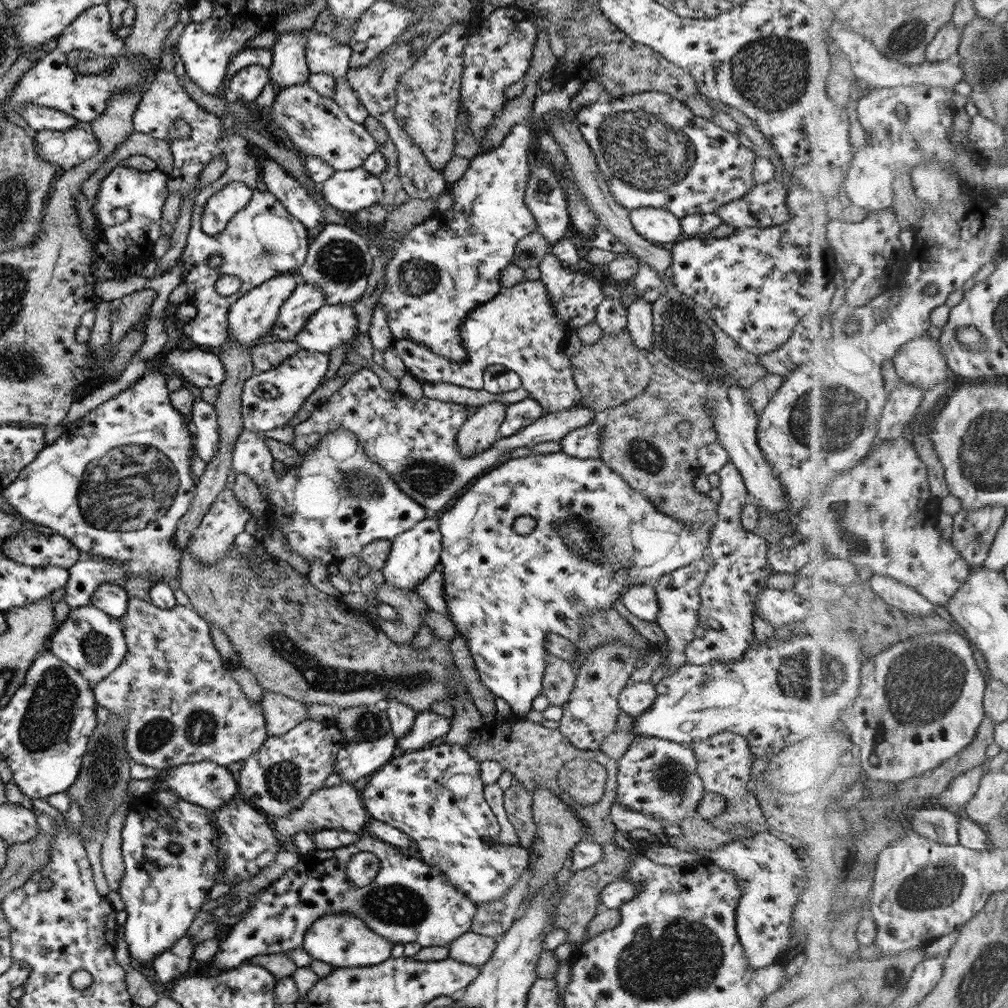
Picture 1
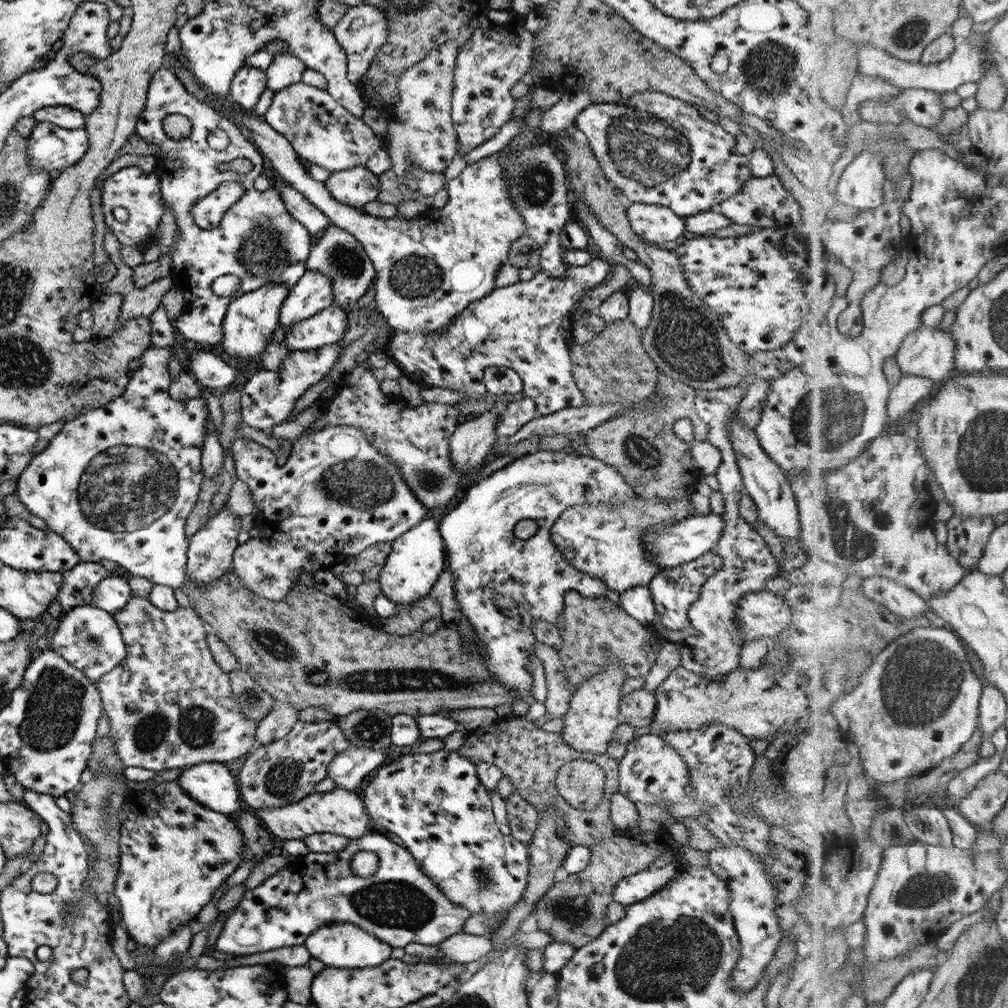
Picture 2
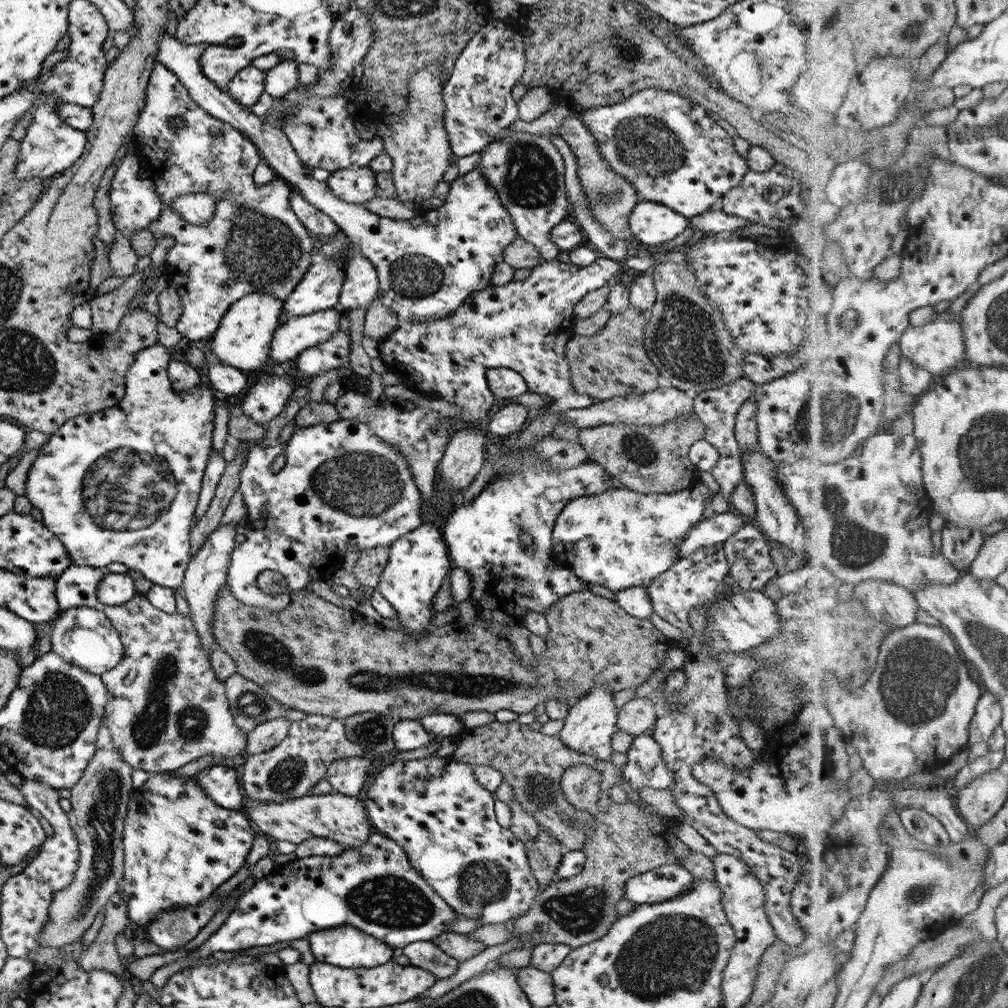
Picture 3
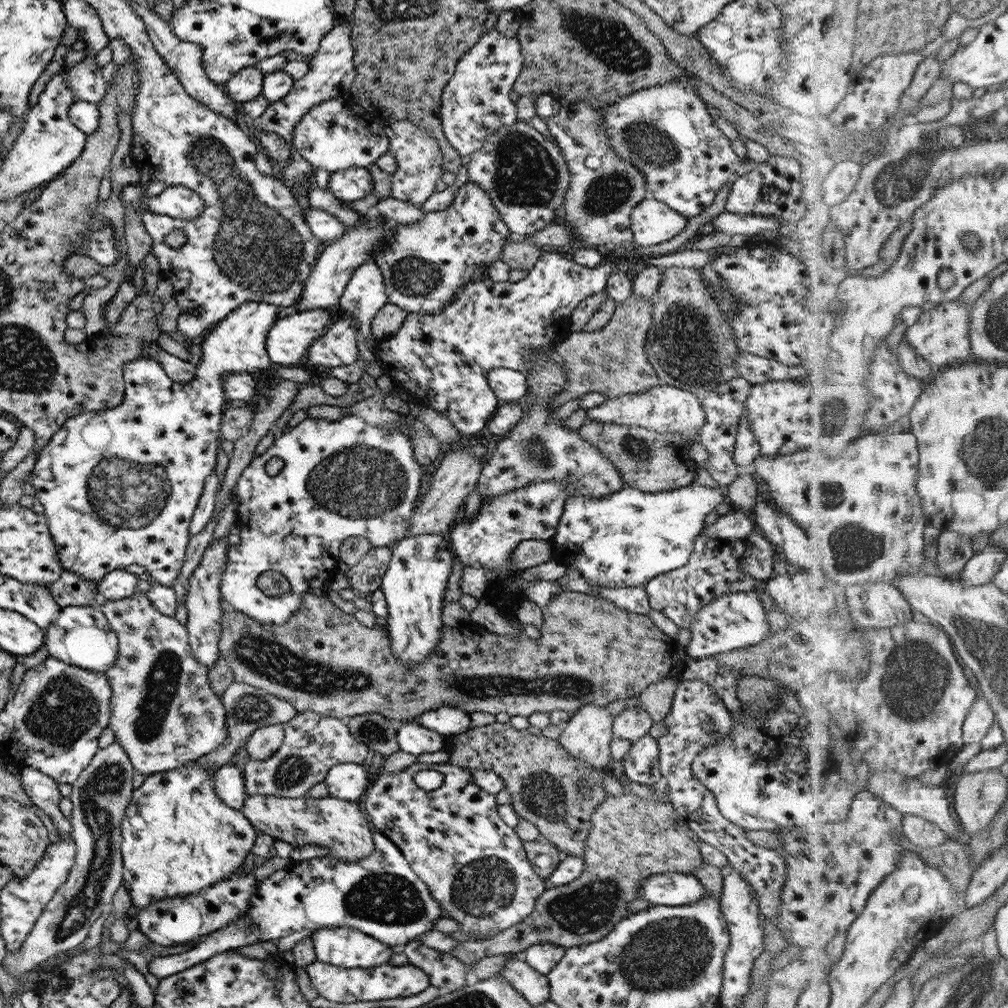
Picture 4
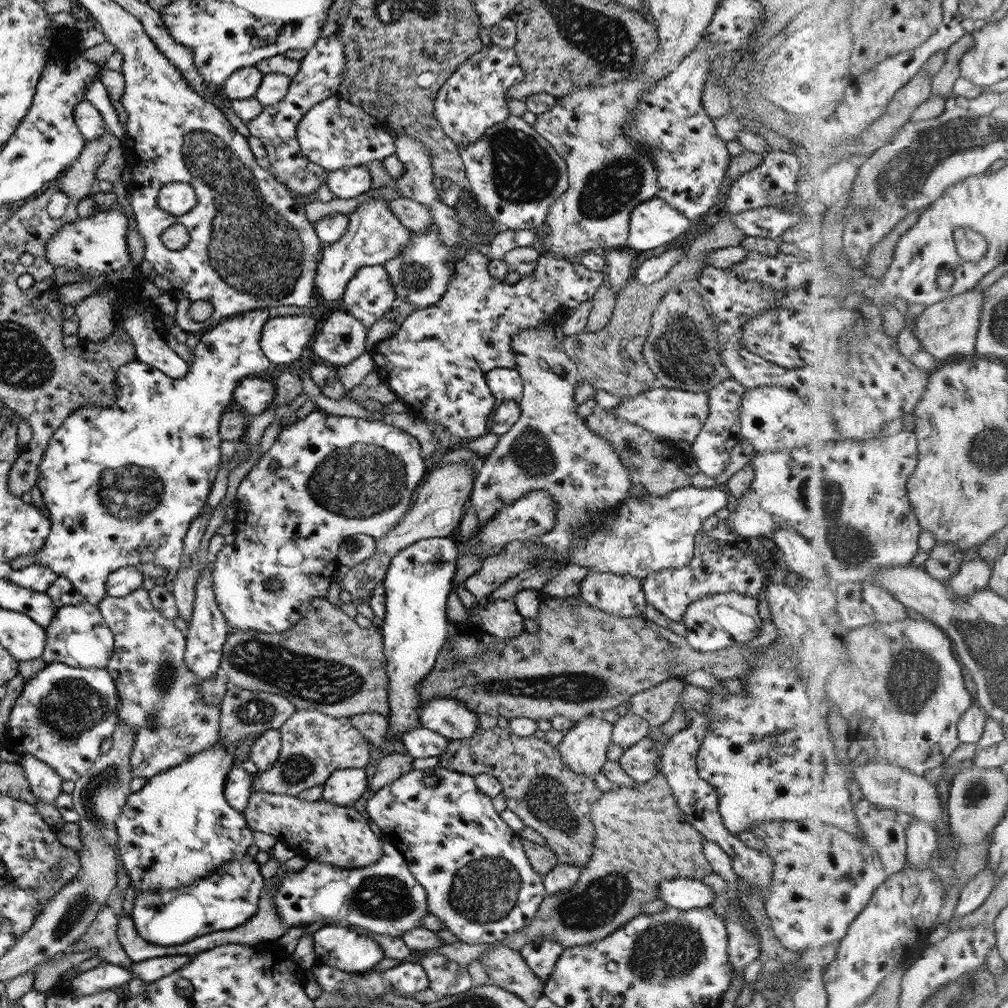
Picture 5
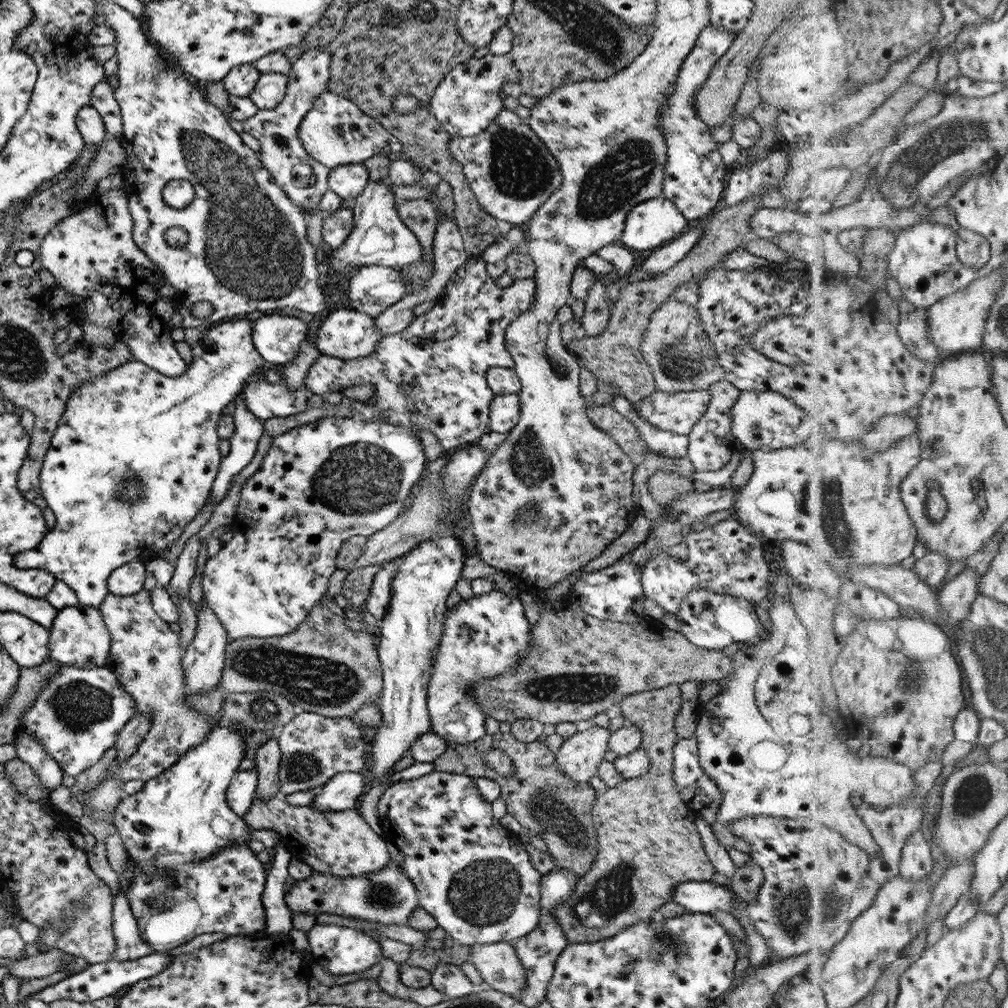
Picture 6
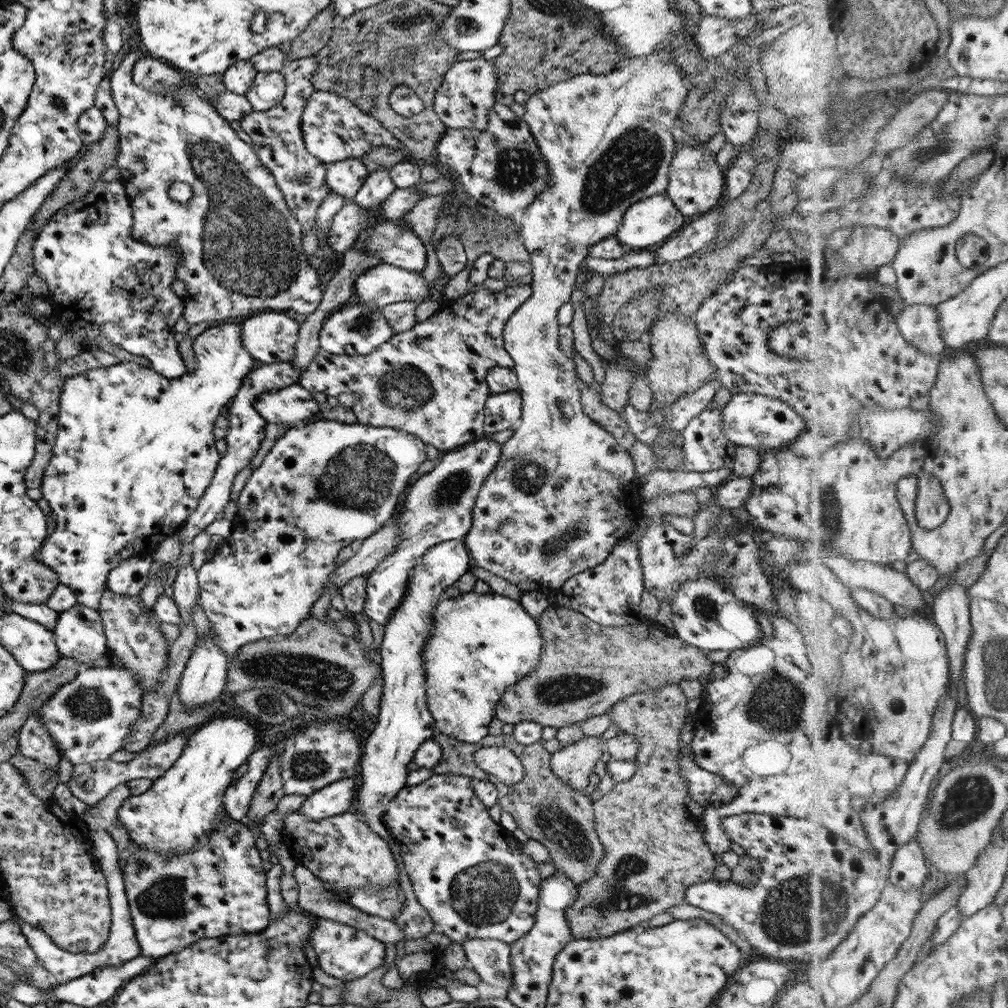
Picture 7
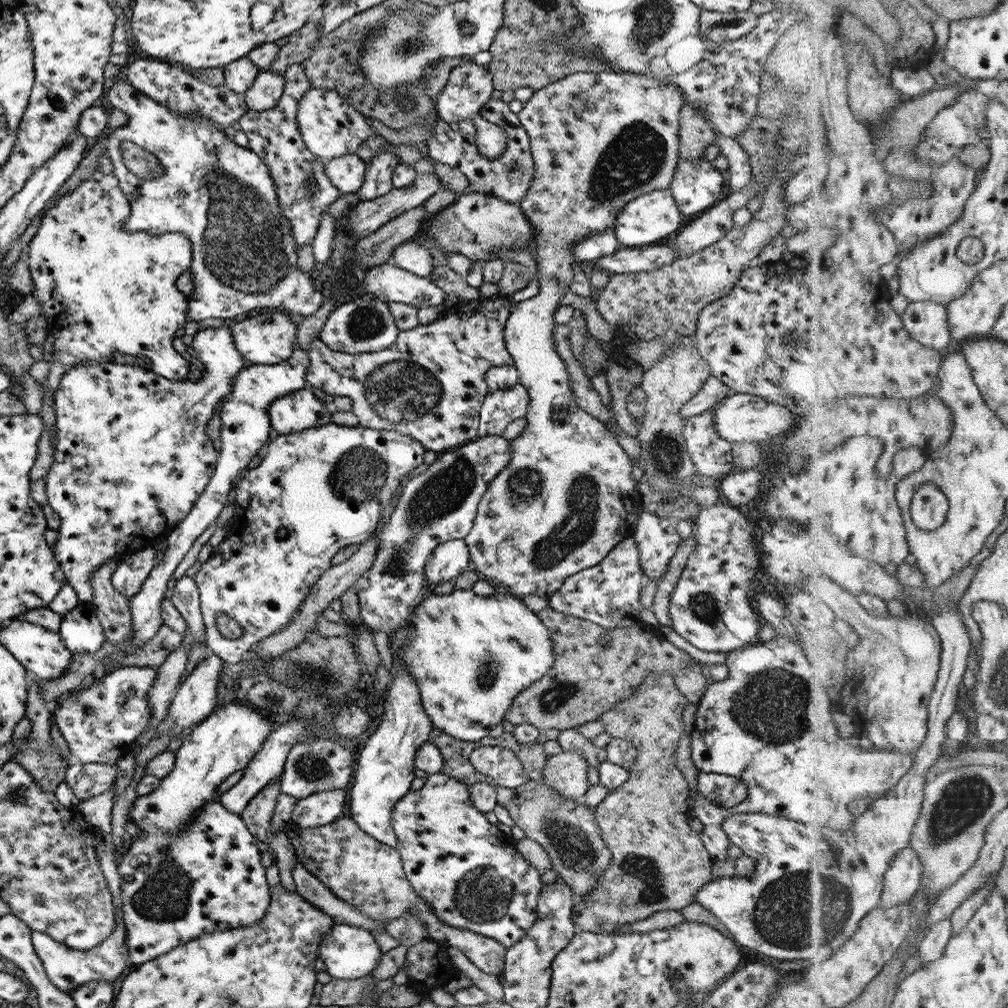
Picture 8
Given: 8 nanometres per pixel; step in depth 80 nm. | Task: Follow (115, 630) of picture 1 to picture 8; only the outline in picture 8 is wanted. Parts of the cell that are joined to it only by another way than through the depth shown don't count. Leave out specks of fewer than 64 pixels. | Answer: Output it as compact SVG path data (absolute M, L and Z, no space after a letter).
M80 602L61 616L57 634L71 654L95 653L105 640L92 607Z

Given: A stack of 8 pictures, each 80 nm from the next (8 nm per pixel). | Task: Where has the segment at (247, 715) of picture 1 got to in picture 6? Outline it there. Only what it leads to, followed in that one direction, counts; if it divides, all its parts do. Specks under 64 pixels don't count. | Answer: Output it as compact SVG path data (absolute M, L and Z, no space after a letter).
M142 589L137 594L127 596L115 596L108 593L97 610L105 629L109 632L109 640L111 640L105 666L115 673L122 689L132 698L135 712L150 712L152 721L149 732L145 734L145 738L141 740L141 743L136 746L135 752L125 762L113 763L111 769L106 763L98 763L75 776L75 782L68 788L73 795L88 793L97 786L97 782L103 782L107 777L119 779L123 783L130 780L149 780L175 764L187 750L203 743L205 737L209 735L211 727L215 726L209 715L197 713L185 705L187 694L184 693L184 676L180 666L179 636L175 632L171 632L169 625L160 620L152 611L149 591Z

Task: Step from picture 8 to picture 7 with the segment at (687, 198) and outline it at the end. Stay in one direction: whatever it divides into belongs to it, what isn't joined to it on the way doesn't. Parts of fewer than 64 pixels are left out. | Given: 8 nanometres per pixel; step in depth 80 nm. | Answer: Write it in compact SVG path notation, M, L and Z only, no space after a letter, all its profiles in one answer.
M675 143L675 154L668 168L668 182L666 190L667 197L673 202L673 206L683 216L693 216L693 214L703 214L716 208L724 197L724 169L715 162L715 155L709 154L704 144L693 144L693 146L685 146L685 144Z

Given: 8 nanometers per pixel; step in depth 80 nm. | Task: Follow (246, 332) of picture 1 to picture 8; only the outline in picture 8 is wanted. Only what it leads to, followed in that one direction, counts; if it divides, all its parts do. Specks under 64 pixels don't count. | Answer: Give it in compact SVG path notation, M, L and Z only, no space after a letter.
M229 327L205 328L197 330L192 337L192 349L196 352L199 362L202 362L202 373L200 378L195 381L183 379L170 381L166 378L159 377L153 371L143 367L117 364L111 361L106 363L95 363L95 365L72 365L65 369L63 376L58 382L57 389L54 391L54 429L56 430L56 444L52 454L51 466L47 469L44 476L47 504L57 514L59 527L56 530L55 543L50 546L52 556L55 562L59 564L60 571L63 573L65 583L76 593L80 603L91 602L90 574L101 566L106 560L114 556L125 557L129 553L135 553L138 550L155 546L157 541L166 538L170 529L189 512L194 506L197 497L204 491L207 486L209 477L214 471L216 465L217 449L211 445L211 439L206 433L207 421L215 414L217 406L225 399L225 396L231 393L231 386L236 374L247 366L241 353L235 348L232 334Z

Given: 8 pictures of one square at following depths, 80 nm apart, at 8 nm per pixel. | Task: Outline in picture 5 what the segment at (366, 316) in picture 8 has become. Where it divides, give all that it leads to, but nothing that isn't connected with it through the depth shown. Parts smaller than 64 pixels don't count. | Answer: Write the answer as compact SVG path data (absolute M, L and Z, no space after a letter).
M333 311L314 334L309 349L317 361L346 365L364 351L366 332L362 322L354 316Z

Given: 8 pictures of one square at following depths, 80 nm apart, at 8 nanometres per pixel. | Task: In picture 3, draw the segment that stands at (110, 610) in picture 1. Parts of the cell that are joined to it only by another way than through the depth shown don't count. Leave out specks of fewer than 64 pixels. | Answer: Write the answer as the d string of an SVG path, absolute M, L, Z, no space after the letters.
M109 573L98 579L96 600L100 606L119 606L127 603L136 594L132 573Z

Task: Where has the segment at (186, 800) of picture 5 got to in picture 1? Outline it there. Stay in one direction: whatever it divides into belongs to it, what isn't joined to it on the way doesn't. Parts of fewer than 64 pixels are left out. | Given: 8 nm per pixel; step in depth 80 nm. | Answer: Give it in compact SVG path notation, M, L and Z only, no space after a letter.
M155 790L135 798L135 801L131 799L129 813L120 830L123 878L117 893L126 912L123 928L128 956L135 958L139 964L147 964L183 937L195 913L206 900L207 891L219 882L223 865L216 848L218 838L214 818L207 809L185 802L168 790Z

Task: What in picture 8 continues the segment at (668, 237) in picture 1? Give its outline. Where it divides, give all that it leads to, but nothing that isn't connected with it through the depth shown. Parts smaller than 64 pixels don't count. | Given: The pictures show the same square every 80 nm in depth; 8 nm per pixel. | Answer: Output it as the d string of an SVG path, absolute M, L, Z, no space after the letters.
M669 188L655 190L630 200L617 213L612 231L621 248L643 248L663 241L666 236L675 234L681 227L682 214L671 197Z

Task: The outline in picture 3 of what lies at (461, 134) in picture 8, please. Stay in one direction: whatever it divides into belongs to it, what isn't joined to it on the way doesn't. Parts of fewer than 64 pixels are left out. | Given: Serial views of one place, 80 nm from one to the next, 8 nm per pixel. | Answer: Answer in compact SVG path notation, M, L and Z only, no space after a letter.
M509 131L481 150L476 168L489 182L495 196L511 217L517 234L539 252L540 261L555 261L559 250L549 239L549 230L563 221L569 212L564 190L563 158L545 136Z

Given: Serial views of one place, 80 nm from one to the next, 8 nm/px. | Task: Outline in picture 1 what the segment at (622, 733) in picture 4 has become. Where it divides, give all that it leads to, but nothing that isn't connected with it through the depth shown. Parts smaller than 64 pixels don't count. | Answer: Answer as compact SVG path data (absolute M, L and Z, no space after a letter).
M649 681L627 683L617 697L619 708L631 718L639 716L651 706L655 698L654 686Z

